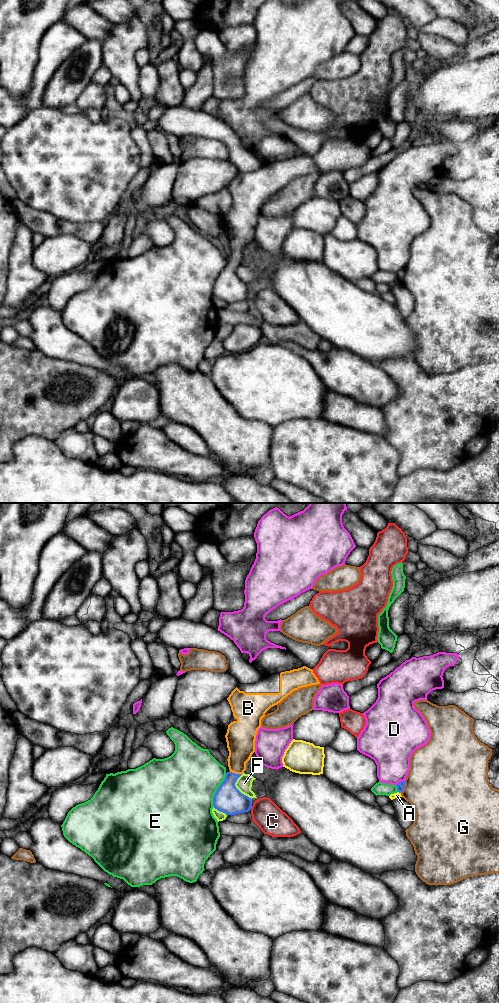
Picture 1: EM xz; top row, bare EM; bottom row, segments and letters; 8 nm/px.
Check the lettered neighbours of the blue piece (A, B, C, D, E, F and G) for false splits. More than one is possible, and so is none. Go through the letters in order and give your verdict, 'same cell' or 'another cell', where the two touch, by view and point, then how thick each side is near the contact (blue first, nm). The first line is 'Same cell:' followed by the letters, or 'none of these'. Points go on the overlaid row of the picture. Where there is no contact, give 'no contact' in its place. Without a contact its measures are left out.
Same cell: B
A: another cell; meets blue in xz at (399, 792); 60 nm thick on the blue side, 50 nm on the other
B: same cell; meets blue in xz at (235, 774); 220 nm thick on the blue side, 220 nm on the other
C: another cell; meets blue in xz at (251, 806); 220 nm thick on the blue side, 220 nm on the other
D: another cell; meets blue in xz at (401, 781); 60 nm thick on the blue side, 300 nm on the other
E: another cell; meets blue in xz at (217, 790); 220 nm thick on the blue side, 480 nm on the other
F: another cell; meets blue in xz at (236, 788); 220 nm thick on the blue side, 130 nm on the other
G: another cell; meets blue in xz at (403, 787); 60 nm thick on the blue side, 480 nm on the other

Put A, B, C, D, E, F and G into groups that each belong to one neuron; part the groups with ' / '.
A / B / C / D / E / F / G

